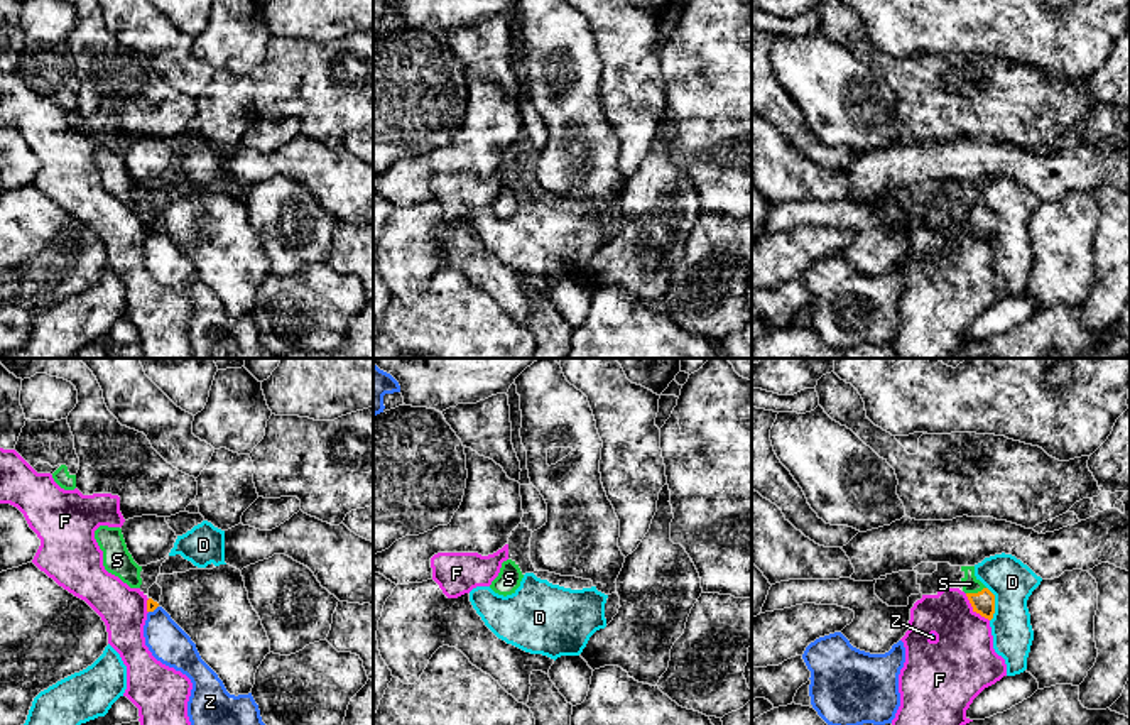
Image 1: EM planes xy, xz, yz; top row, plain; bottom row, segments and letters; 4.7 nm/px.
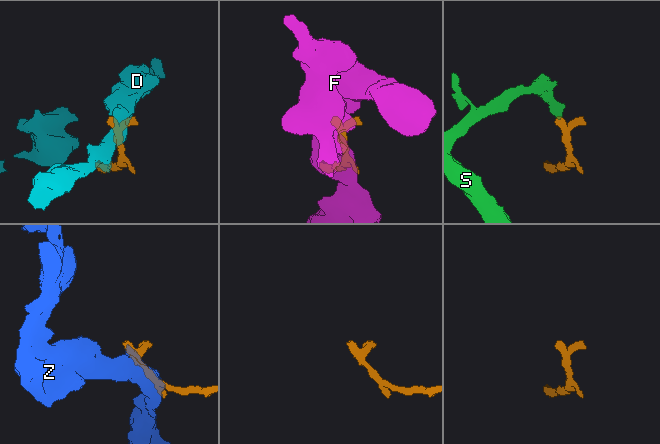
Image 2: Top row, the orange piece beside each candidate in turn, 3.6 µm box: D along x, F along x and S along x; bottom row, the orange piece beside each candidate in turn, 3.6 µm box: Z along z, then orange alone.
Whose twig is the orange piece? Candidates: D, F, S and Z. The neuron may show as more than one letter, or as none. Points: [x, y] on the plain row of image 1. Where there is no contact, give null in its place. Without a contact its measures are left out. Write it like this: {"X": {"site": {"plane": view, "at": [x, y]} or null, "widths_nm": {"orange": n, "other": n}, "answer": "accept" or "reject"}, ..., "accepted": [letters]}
{"D": {"site": {"plane": "yz", "at": [994, 225]}, "widths_nm": {"orange": 110, "other": 200}, "answer": "reject"}, "F": {"site": {"plane": "yz", "at": [973, 230]}, "widths_nm": {"orange": 110, "other": 320}, "answer": "reject"}, "S": {"site": {"plane": "yz", "at": [975, 215]}, "widths_nm": {"orange": 110, "other": 80}, "answer": "accept"}, "Z": {"site": {"plane": "xy", "at": [152, 232]}, "widths_nm": {"orange": 50, "other": 190}, "answer": "reject"}, "accepted": ["S"]}

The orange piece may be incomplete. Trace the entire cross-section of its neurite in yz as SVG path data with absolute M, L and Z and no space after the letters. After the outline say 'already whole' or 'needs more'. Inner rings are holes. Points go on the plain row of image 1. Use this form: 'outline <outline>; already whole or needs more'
outline M961 188L963 213L966 215L973 233L991 242L995 235L995 216L975 198L975 188Z; needs more

